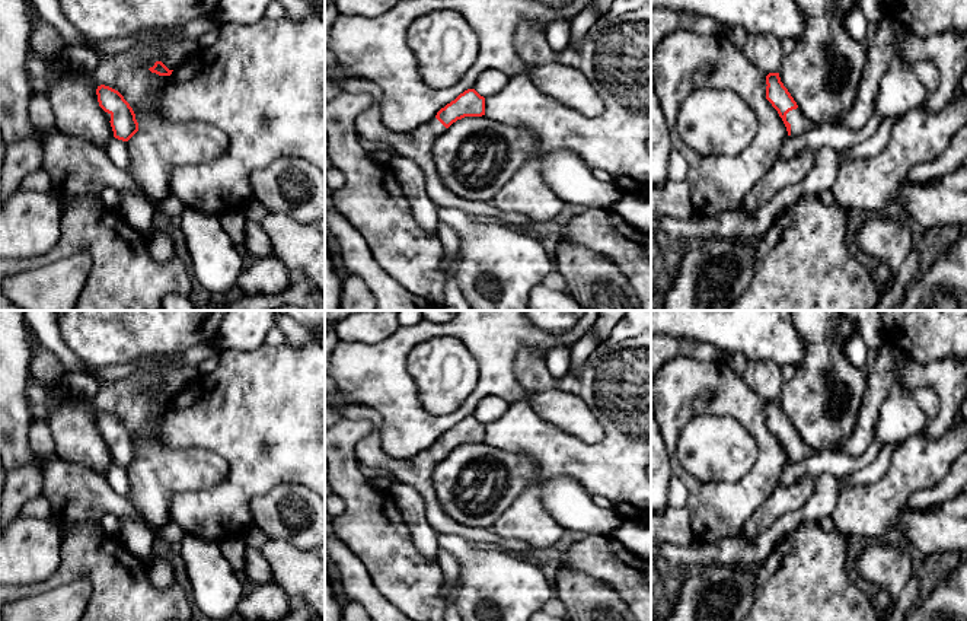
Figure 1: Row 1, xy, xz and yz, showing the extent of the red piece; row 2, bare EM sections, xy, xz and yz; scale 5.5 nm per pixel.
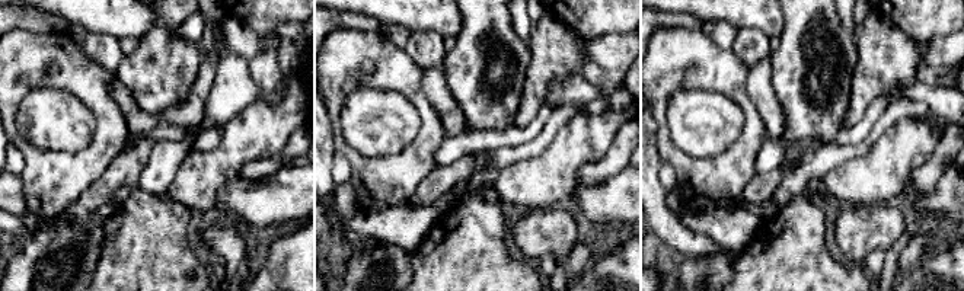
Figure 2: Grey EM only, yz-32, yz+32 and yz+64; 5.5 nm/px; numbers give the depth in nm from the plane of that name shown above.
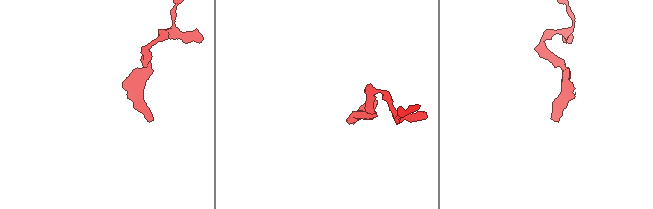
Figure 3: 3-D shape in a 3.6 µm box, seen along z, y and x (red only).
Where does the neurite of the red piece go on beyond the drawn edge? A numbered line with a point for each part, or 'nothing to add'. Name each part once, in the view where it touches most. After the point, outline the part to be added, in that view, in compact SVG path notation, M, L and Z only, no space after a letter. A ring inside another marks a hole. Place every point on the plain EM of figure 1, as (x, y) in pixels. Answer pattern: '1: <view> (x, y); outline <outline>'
1: yz (800, 451); outline M798 434L786 440L786 448L791 450L792 464L804 461L805 458L810 458L816 453L816 450L807 446Z

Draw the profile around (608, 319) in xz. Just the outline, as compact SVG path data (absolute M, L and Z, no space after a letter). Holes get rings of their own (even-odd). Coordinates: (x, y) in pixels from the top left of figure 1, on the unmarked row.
M600 310L599 318L593 327L600 341L606 340L616 324L625 316L628 310Z

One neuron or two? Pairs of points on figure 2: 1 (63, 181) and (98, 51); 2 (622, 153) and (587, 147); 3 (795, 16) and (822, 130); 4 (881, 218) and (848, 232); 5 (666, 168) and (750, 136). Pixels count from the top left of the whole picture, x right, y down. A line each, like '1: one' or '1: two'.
1: two
2: two
3: one
4: one
5: two

